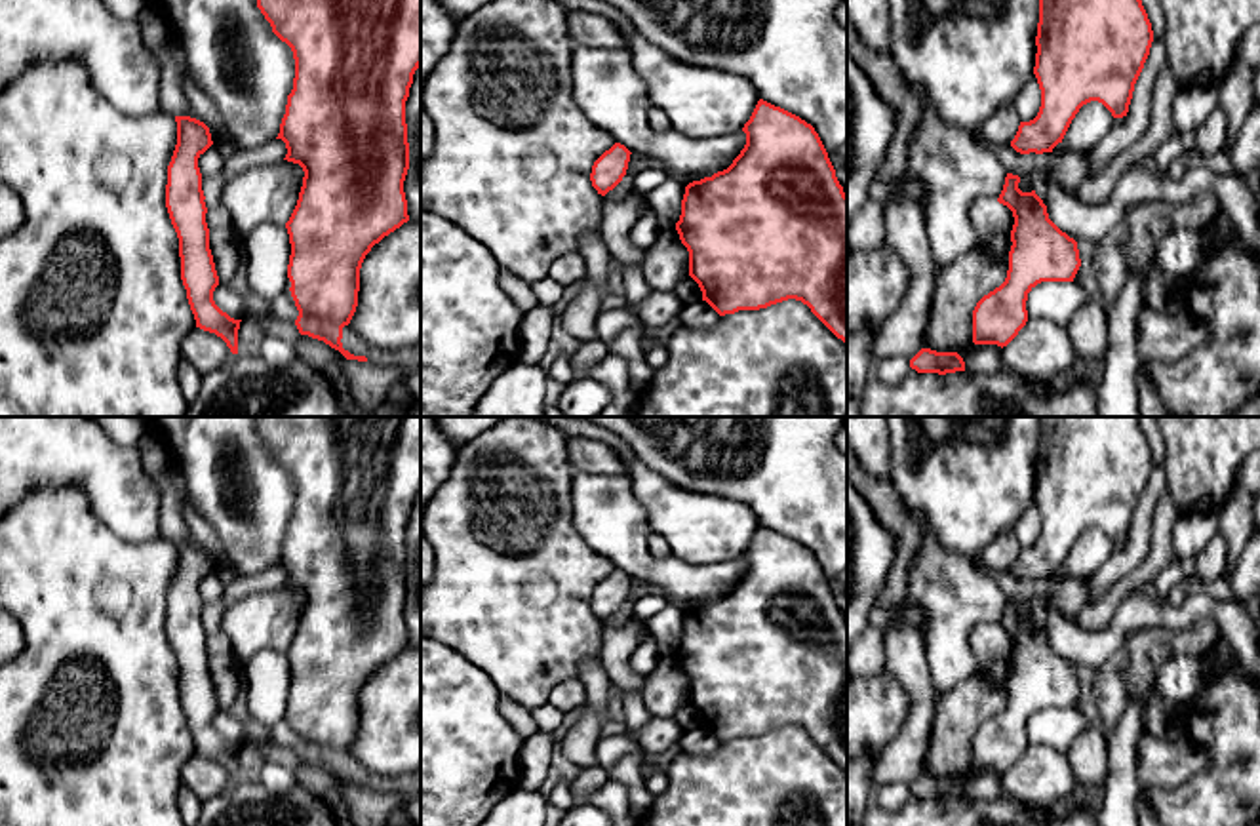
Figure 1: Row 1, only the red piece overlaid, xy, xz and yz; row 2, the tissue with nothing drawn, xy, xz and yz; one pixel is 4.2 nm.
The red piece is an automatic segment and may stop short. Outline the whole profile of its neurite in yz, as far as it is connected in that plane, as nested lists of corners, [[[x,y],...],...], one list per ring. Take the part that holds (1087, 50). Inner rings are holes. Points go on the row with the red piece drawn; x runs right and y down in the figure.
[[[1039,0],[1034,74],[1041,107],[1034,120],[1020,122],[1011,147],[1020,154],[1053,152],[1079,108],[1091,101],[1102,103],[1113,118],[1127,116],[1152,42],[1153,30],[1142,0]]]

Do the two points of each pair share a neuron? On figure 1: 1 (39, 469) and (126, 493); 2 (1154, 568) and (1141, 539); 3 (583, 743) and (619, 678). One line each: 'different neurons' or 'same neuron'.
1: same neuron
2: different neurons
3: different neurons

